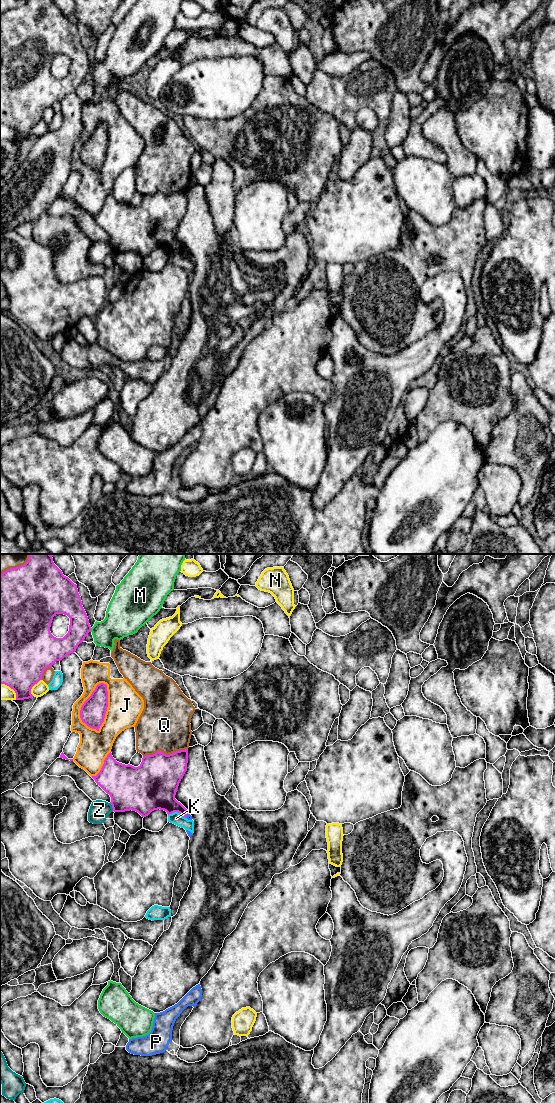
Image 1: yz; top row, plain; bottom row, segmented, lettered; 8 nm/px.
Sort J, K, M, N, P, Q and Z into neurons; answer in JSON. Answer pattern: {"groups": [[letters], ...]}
{"groups": [["J"], ["K"], ["M"], ["N"], ["P", "Q"], ["Z"]]}

